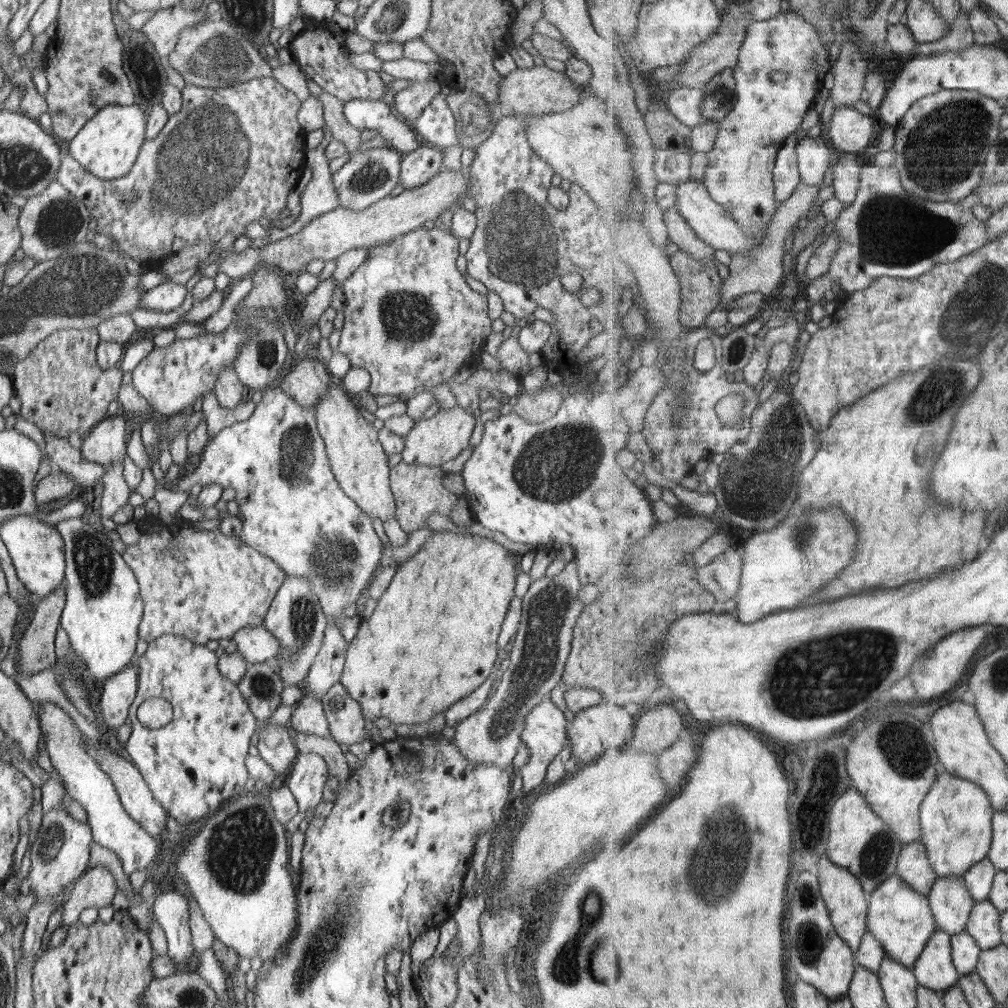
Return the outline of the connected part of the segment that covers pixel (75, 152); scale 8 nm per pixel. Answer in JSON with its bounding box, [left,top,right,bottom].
[68,103,146,180]

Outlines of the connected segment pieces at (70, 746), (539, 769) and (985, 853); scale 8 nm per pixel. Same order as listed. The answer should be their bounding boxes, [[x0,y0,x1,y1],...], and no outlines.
[[39,701,159,876],[521,695,566,796],[922,770,997,876]]

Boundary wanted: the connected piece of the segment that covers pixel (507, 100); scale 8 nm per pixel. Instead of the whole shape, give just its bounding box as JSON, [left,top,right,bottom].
[498,65,582,115]

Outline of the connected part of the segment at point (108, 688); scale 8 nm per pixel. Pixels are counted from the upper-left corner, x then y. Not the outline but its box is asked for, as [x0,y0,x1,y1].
[96,660,139,730]

